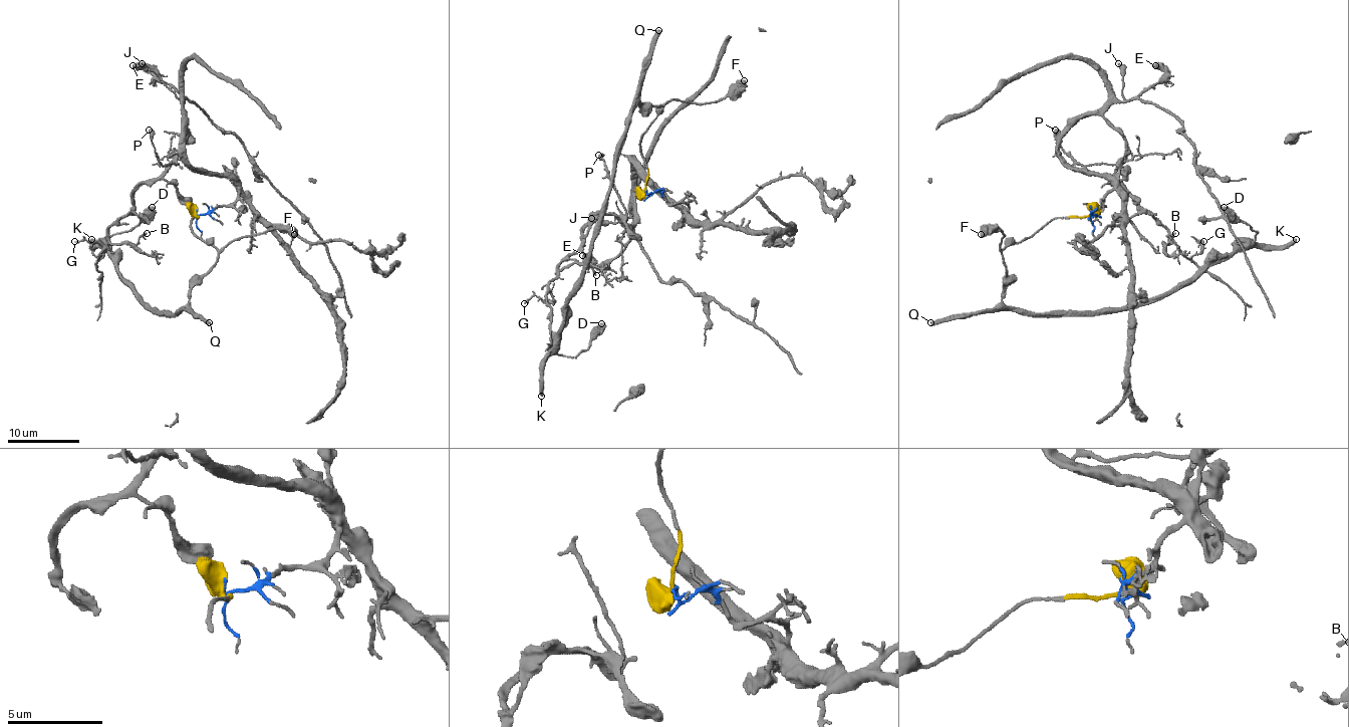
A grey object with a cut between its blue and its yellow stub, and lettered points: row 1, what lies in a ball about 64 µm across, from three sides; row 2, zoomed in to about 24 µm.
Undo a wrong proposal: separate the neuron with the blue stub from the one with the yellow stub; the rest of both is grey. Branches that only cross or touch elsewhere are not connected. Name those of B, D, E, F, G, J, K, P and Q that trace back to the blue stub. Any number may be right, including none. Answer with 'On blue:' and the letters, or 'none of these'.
On blue: B, E, G, J, P

